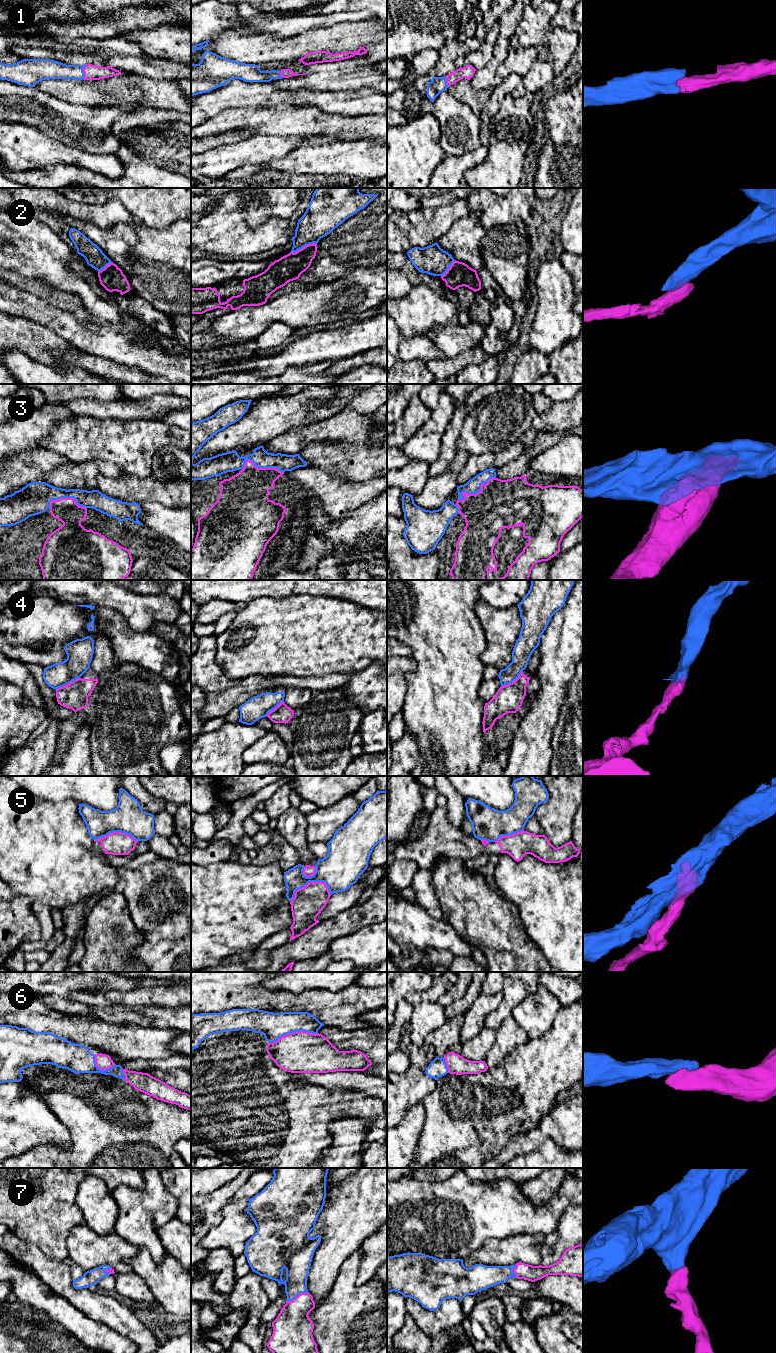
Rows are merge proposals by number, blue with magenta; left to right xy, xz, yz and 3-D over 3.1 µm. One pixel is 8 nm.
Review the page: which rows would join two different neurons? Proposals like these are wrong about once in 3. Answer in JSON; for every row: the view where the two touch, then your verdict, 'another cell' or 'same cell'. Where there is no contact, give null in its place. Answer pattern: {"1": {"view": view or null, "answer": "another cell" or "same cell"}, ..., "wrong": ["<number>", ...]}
{"1": {"view": "xy", "answer": "same cell"}, "2": {"view": "xz", "answer": "another cell"}, "3": {"view": "yz", "answer": "another cell"}, "4": {"view": "xy", "answer": "another cell"}, "5": {"view": "xz", "answer": "another cell"}, "6": {"view": "xz", "answer": "same cell"}, "7": {"view": "xz", "answer": "same cell"}, "wrong": ["2", "3", "4", "5"]}

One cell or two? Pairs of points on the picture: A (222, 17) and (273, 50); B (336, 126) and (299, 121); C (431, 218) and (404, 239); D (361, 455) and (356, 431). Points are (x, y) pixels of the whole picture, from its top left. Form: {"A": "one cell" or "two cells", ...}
{"A": "two cells", "B": "one cell", "C": "one cell", "D": "two cells"}

